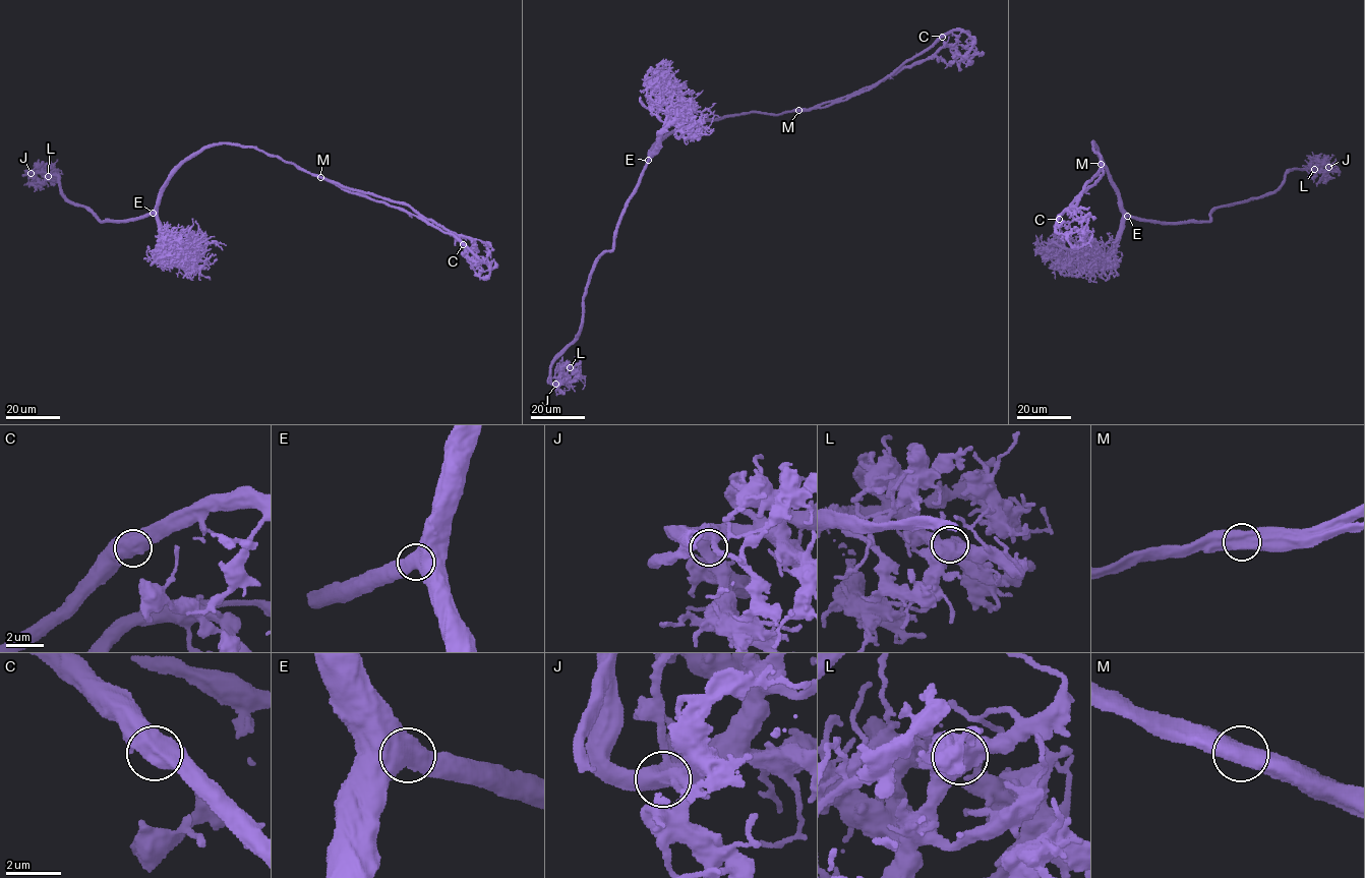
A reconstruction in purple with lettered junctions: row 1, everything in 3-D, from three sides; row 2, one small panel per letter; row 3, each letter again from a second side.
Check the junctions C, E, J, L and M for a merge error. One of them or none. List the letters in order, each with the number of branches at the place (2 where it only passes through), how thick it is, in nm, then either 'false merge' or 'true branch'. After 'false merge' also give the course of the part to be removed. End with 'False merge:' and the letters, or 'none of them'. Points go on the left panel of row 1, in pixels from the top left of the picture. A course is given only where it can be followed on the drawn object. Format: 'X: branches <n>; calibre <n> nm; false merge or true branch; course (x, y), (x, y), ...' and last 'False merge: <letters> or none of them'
C: branches 2; calibre 650 nm; true branch
E: branches 2; calibre 600 nm; true branch
J: branches 2; calibre 600 nm; true branch
L: branches 2; calibre 700 nm; true branch
M: branches 2; calibre 700 nm; false merge; course (320, 177), (450, 233), (488, 267), (486, 277), (481, 278), (479, 275), (493, 267), (493, 258)
False merge: M

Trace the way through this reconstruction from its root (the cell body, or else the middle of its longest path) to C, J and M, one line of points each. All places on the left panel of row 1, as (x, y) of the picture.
C: (192, 158), (220, 143), (258, 149), (351, 191), (417, 216), (463, 244)
J: (192, 158), (174, 173), (151, 213), (114, 222), (102, 222), (66, 200), (55, 175), (26, 171), (31, 173)
M: (192, 158), (215, 145), (237, 143), (278, 156), (320, 177)

